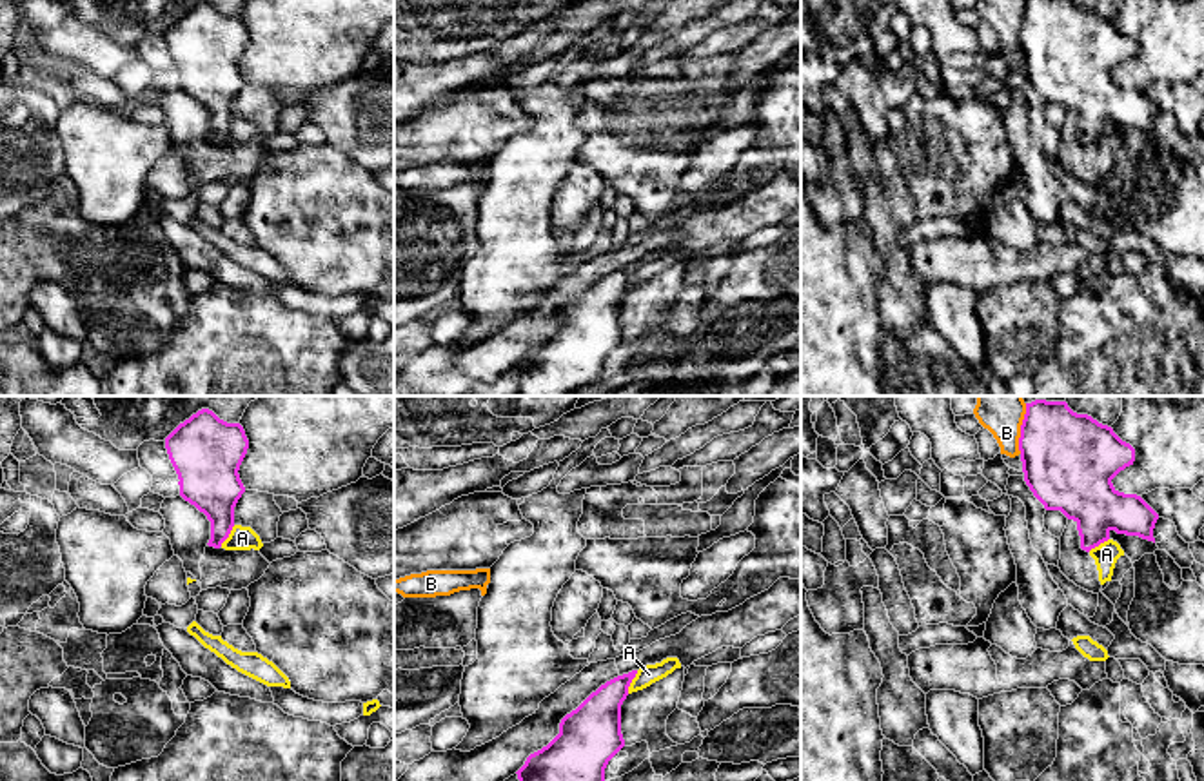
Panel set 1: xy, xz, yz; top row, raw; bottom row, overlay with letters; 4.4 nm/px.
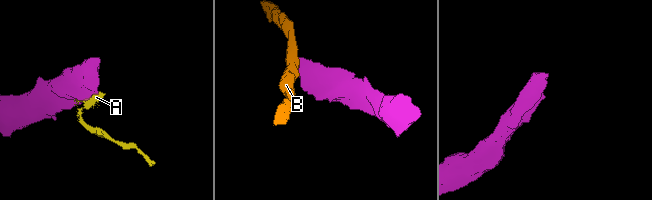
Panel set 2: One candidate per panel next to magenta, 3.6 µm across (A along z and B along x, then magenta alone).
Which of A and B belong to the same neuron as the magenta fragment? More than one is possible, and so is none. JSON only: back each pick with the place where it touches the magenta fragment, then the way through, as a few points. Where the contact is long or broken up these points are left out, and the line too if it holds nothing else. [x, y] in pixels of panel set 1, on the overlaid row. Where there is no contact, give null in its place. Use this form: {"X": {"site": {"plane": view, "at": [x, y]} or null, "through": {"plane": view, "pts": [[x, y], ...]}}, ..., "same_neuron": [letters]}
{"same_neuron": []}

